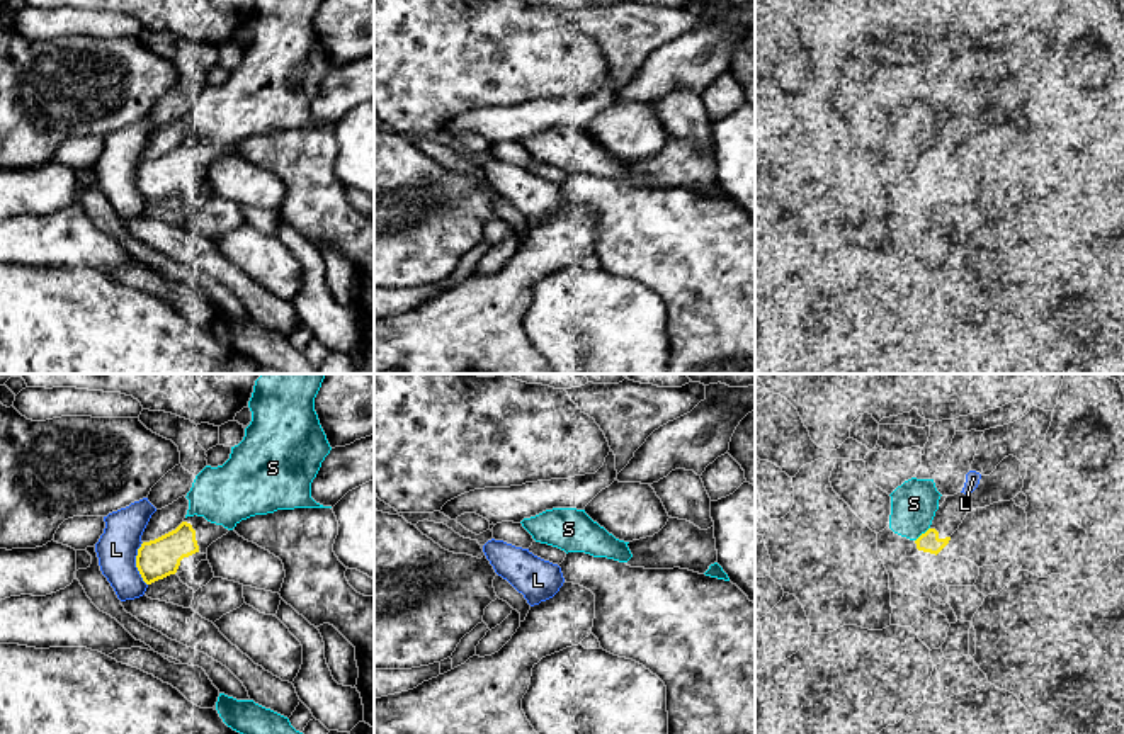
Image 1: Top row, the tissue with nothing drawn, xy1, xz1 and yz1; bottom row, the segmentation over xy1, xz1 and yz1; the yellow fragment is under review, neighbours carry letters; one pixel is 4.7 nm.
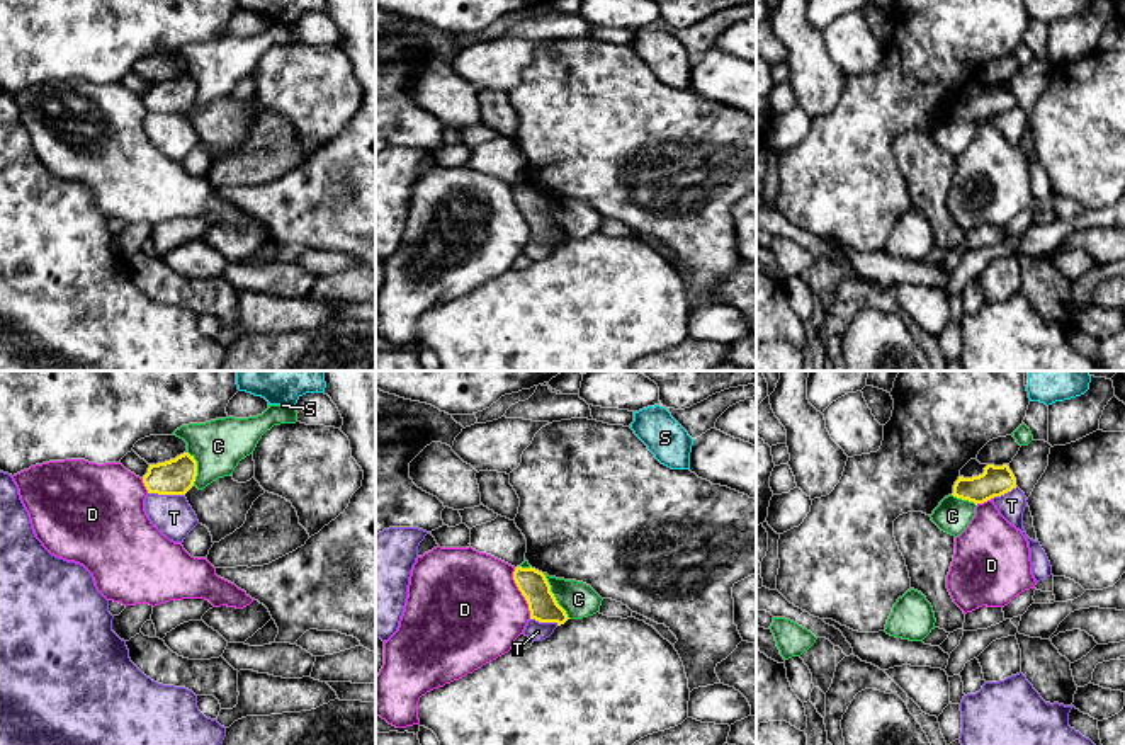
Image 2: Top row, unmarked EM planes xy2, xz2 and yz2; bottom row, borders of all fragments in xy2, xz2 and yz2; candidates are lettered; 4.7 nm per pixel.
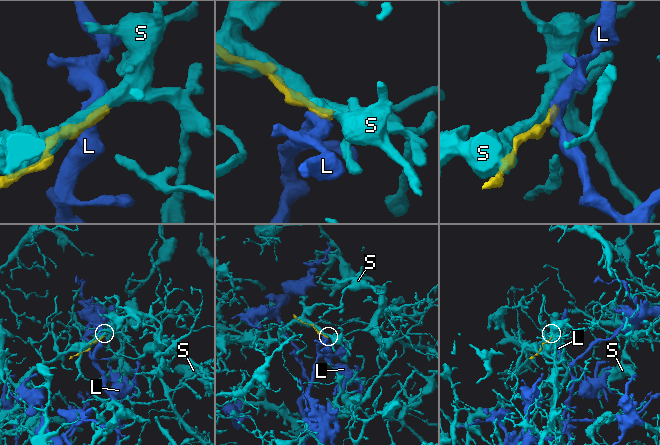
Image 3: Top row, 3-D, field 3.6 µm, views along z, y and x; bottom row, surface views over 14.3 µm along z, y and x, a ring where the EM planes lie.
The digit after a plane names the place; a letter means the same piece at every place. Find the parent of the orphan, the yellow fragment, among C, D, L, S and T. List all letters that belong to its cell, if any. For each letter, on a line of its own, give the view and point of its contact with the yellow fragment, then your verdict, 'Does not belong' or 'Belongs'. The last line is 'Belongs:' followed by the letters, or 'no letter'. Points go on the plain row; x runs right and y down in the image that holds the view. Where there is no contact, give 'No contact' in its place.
C: Touches yellow at xz2 (553, 215). Does not belong
D: Touches yellow at xz2 (522, 213). Does not belong
L: Touches yellow at xy1 (136, 184). Does not belong
S: Touches yellow at yz1 (922, 153). Does not belong
T: Touches yellow at xy2 (167, 113). Does not belong
Belongs: no letter

